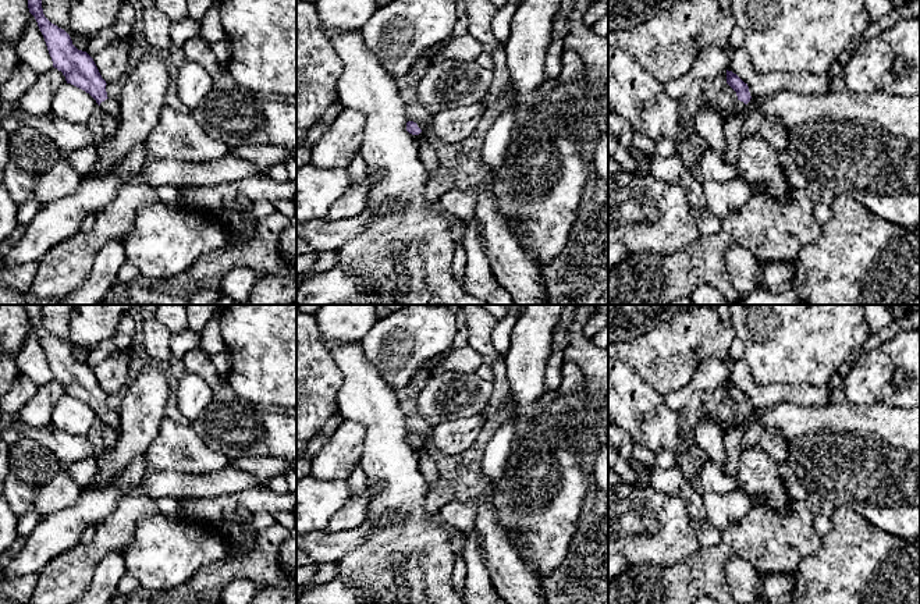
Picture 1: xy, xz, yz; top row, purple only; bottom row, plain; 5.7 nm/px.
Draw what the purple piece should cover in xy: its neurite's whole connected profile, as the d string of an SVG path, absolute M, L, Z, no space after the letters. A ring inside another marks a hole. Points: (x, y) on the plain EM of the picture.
M25 305L29 324L35 328L38 338L45 349L53 379L63 384L67 395L71 395L89 405L102 424L118 431L120 415L109 411L106 392L102 390L93 370L78 362L70 347L51 335L43 326L40 305Z

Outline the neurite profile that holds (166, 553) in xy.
M161 512L145 516L136 527L134 541L125 548L127 573L148 593L163 593L188 582L200 568L221 561L231 546L219 525L187 518L170 518Z

